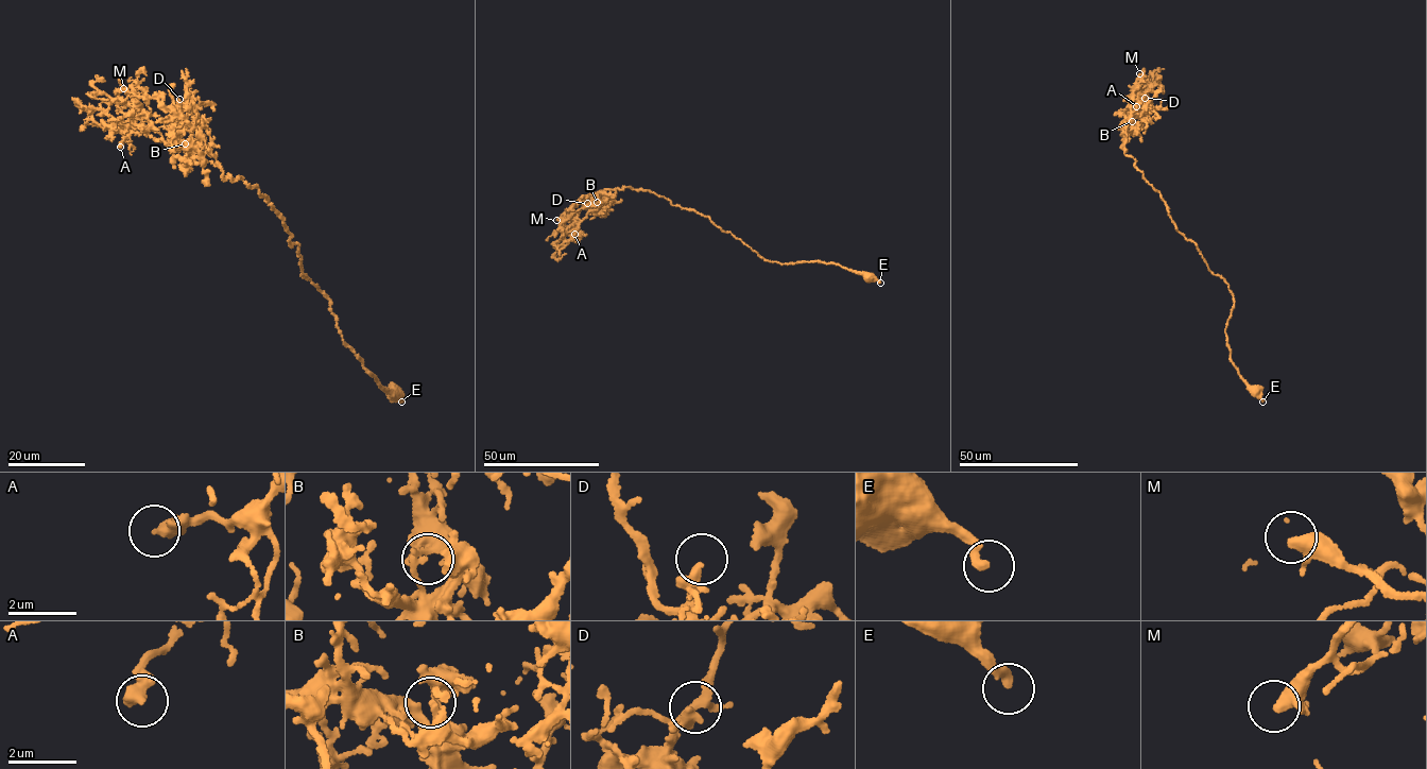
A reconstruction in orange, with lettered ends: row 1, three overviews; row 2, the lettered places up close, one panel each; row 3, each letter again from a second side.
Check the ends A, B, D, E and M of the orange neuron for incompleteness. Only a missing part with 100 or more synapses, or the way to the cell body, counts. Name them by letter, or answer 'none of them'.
M

